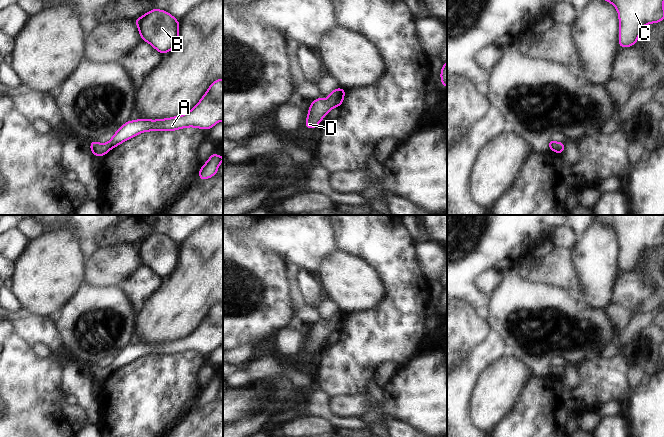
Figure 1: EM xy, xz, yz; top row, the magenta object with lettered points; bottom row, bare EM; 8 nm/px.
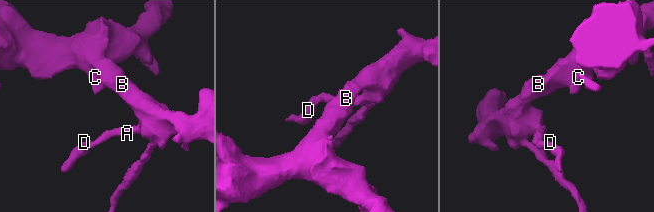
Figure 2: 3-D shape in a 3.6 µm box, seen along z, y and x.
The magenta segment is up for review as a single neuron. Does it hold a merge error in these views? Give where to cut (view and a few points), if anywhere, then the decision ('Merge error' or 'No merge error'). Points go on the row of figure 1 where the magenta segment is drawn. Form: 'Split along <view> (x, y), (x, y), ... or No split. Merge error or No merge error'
No split. No merge error

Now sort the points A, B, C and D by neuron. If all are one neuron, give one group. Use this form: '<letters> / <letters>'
A B C D

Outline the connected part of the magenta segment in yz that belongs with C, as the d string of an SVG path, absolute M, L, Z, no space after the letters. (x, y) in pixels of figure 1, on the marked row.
M606 0L612 3L619 14L619 47L633 46L644 25L664 20L664 0Z

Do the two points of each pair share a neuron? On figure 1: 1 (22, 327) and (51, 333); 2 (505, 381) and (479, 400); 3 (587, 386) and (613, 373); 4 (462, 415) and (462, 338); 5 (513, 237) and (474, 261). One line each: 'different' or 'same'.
1: same
2: same
3: same
4: different
5: same

